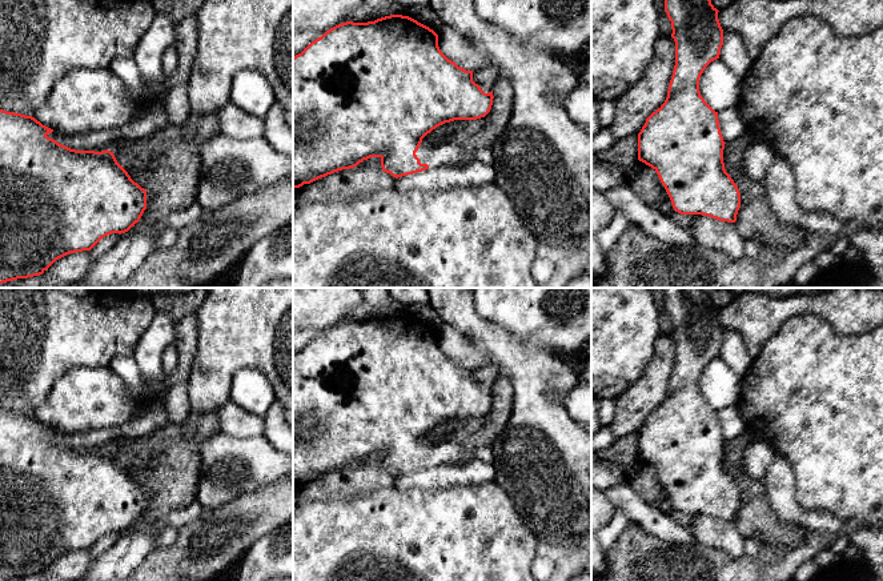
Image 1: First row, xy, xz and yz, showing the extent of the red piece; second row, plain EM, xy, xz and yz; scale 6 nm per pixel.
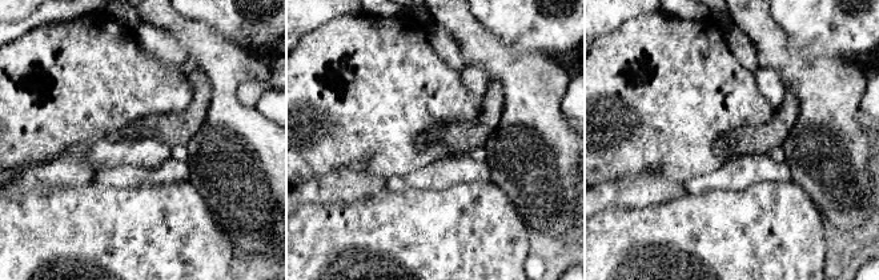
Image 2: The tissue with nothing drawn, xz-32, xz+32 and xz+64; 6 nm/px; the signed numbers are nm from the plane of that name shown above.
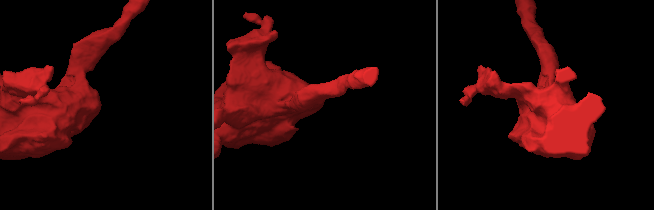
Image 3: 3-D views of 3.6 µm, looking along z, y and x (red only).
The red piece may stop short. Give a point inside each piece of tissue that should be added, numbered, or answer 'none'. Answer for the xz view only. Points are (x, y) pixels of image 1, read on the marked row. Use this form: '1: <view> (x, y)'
1: xz (434, 156)

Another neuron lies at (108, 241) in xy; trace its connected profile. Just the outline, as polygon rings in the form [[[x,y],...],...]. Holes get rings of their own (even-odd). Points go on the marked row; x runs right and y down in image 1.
[[[112,233],[108,235],[105,237],[103,237],[89,252],[91,252],[91,257],[95,261],[96,259],[99,259],[100,256],[103,256],[104,253],[107,253],[111,248],[115,247],[115,244],[117,243],[120,235],[119,233]]]

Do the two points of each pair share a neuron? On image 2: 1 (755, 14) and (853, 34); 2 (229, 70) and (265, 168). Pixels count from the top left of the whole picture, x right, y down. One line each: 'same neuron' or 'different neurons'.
1: different neurons
2: same neuron

